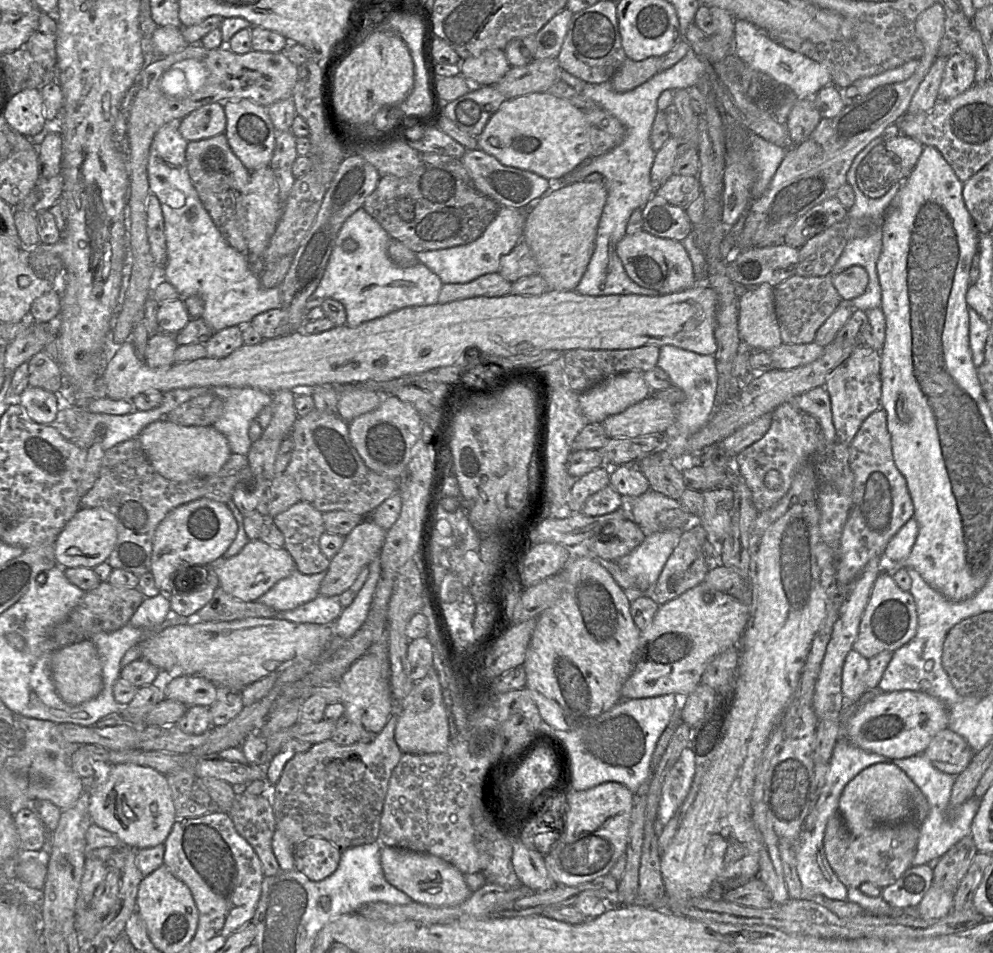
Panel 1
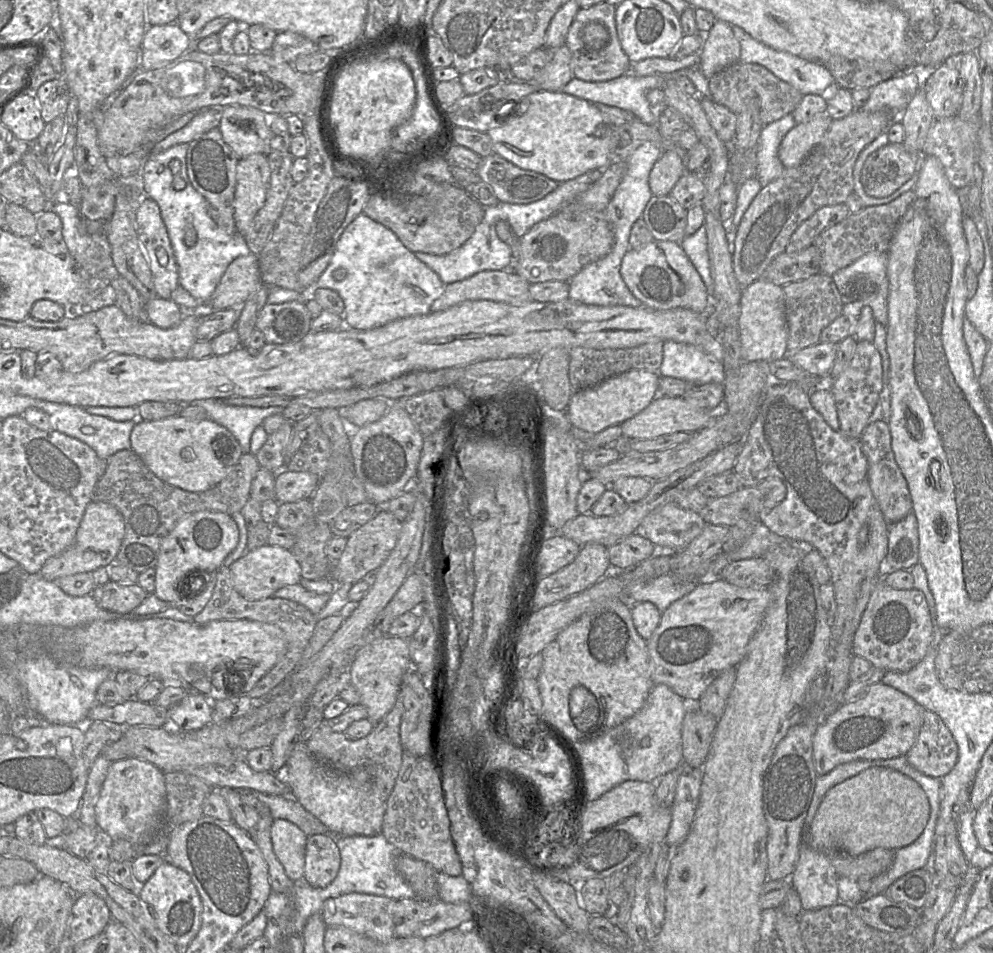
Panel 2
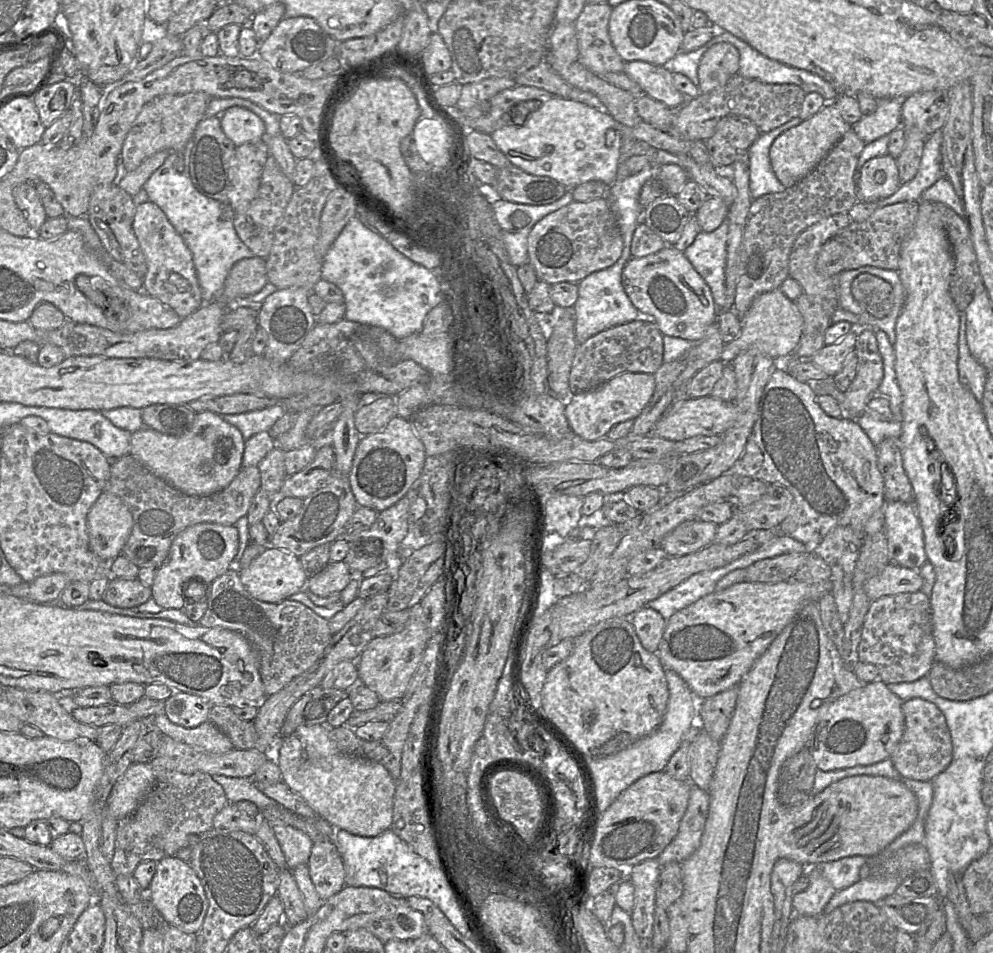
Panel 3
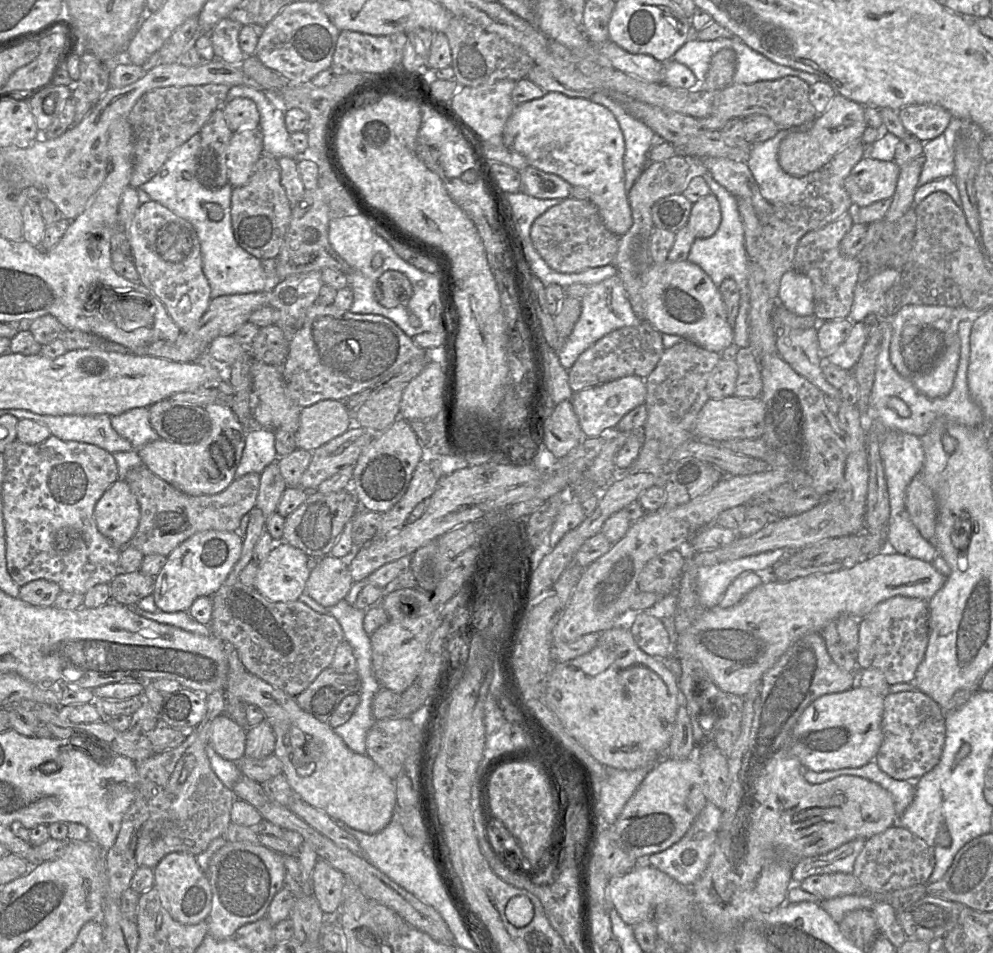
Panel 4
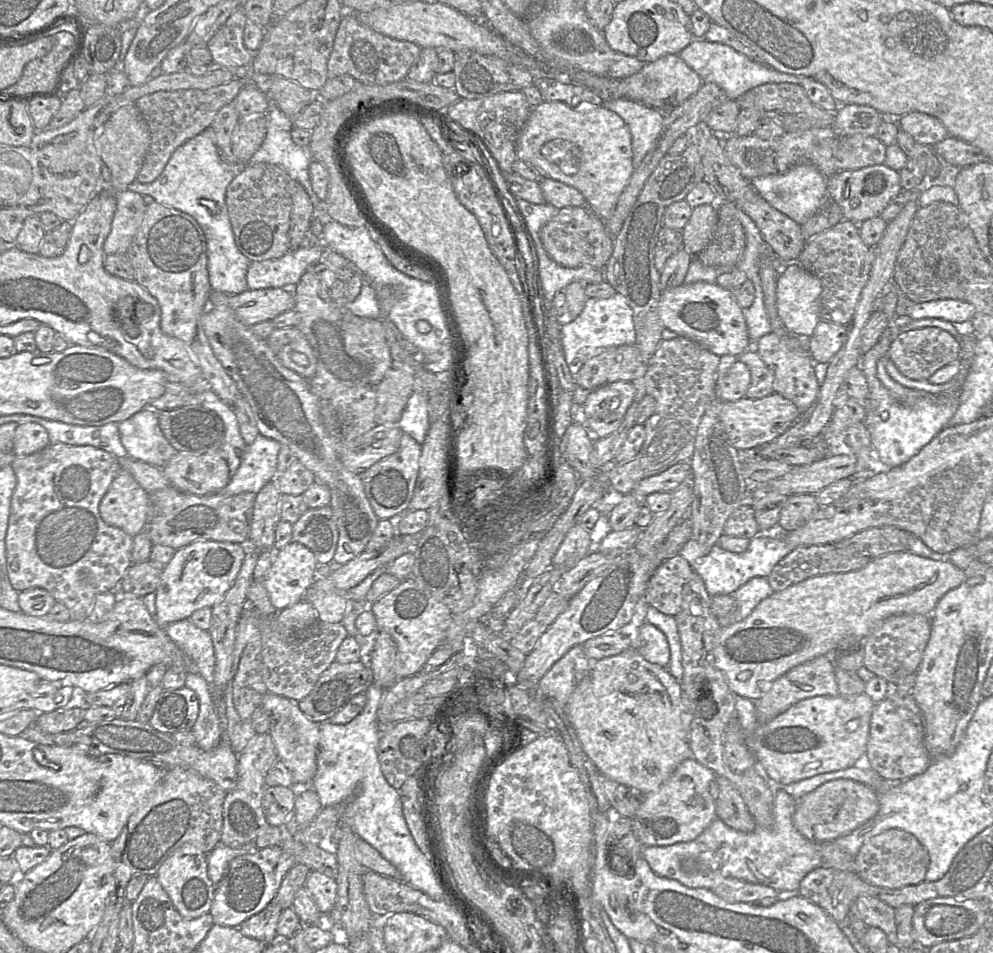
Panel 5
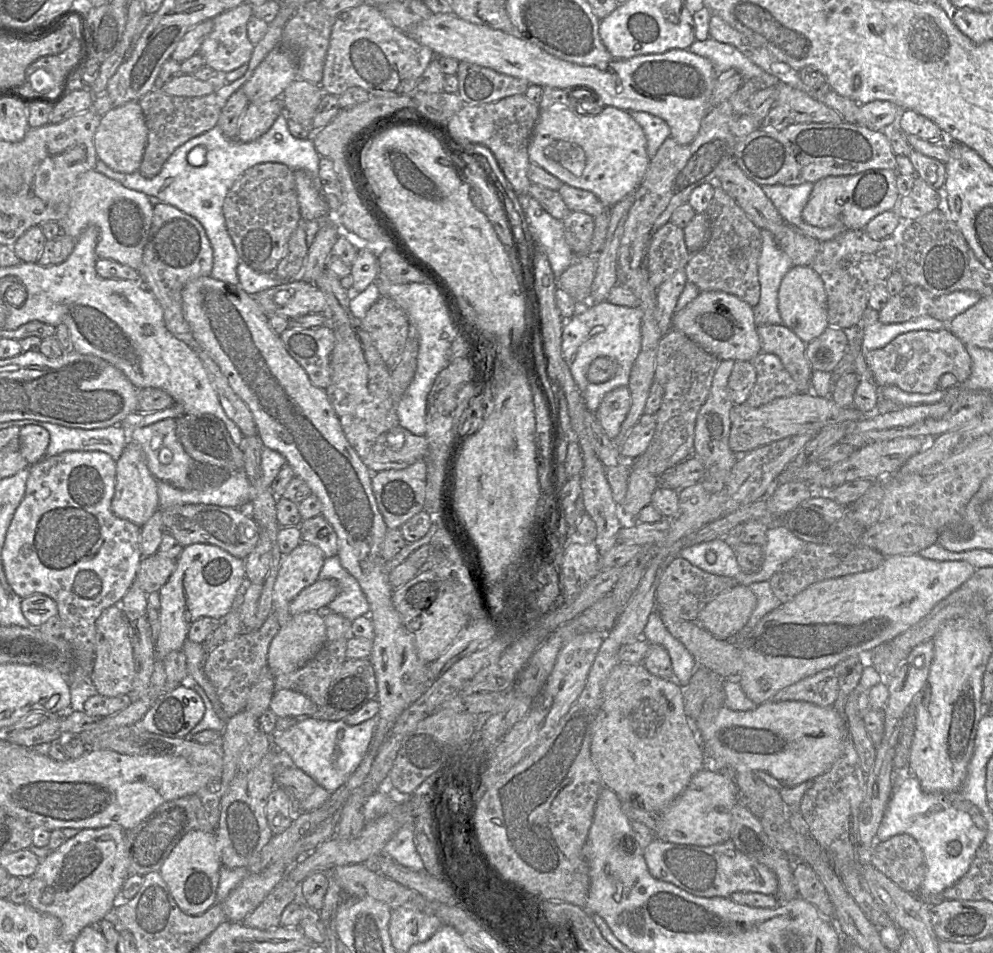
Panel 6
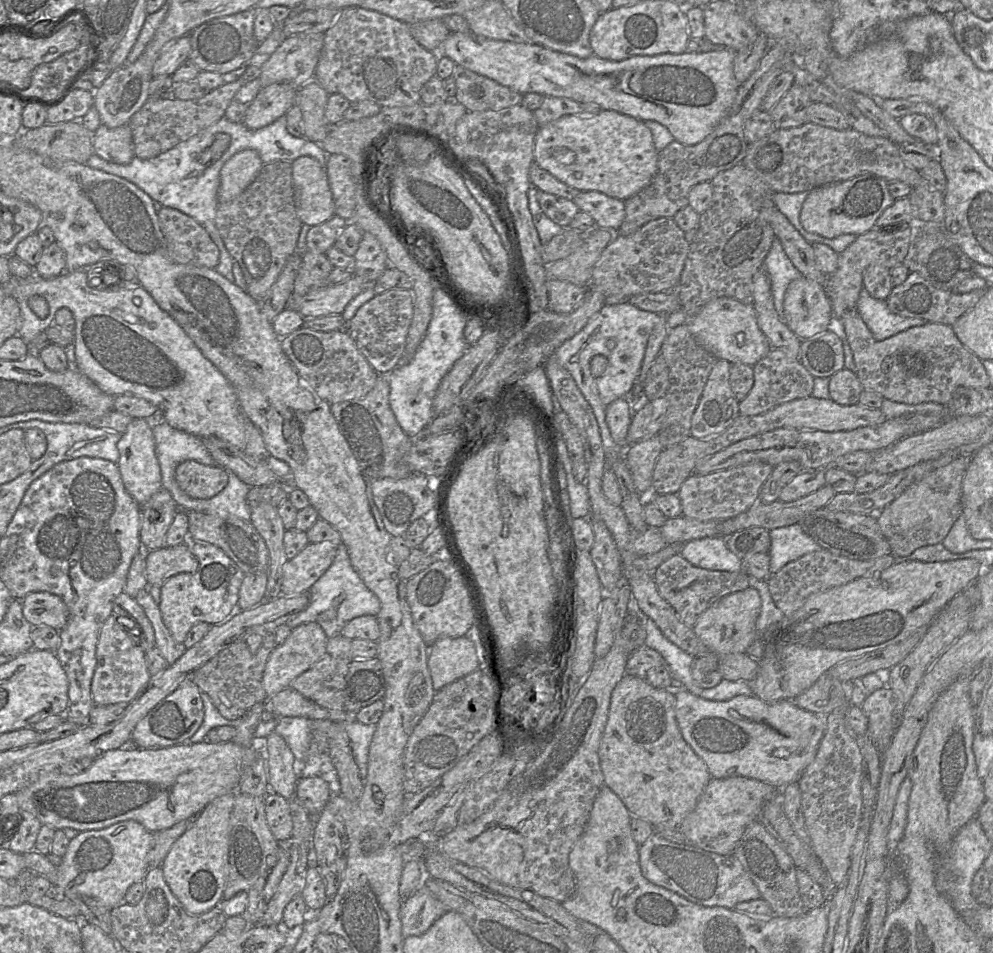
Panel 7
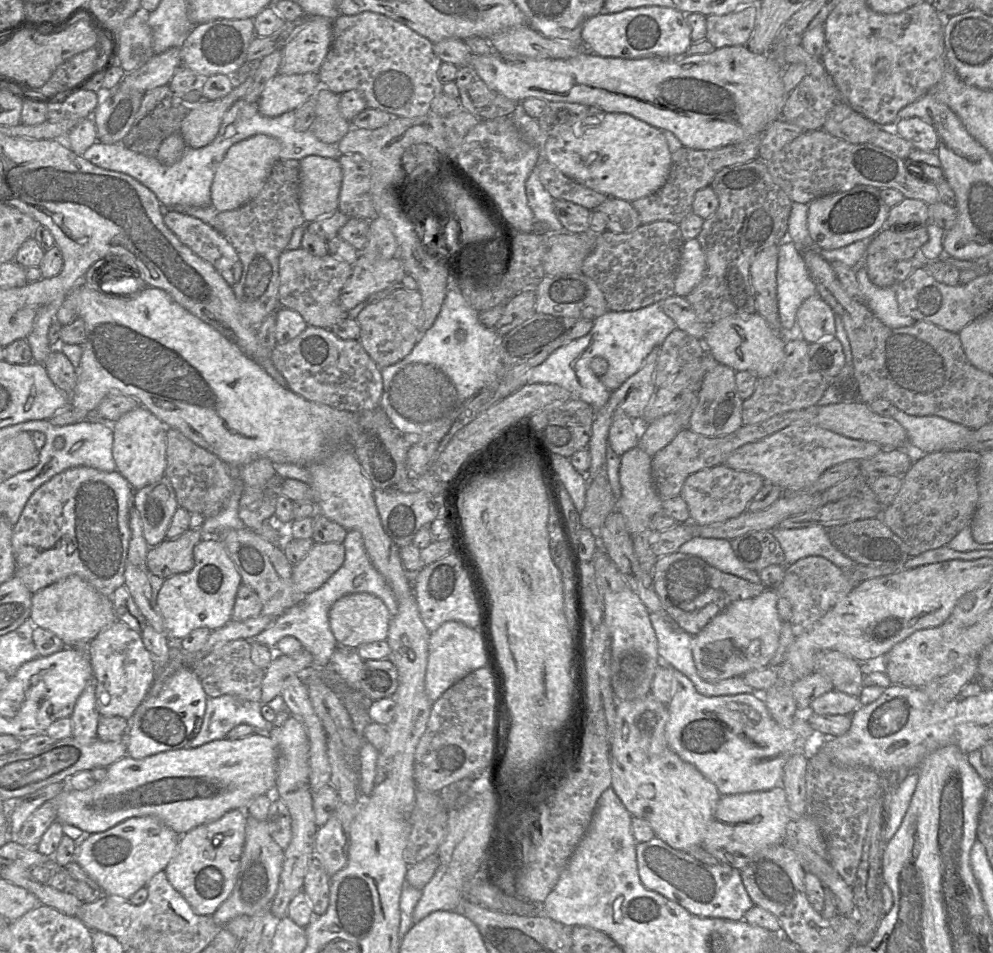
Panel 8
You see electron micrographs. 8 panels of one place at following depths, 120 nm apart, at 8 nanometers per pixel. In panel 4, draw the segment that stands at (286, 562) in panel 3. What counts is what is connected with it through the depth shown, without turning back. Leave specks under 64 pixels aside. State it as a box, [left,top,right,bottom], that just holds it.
[254,542,311,602]

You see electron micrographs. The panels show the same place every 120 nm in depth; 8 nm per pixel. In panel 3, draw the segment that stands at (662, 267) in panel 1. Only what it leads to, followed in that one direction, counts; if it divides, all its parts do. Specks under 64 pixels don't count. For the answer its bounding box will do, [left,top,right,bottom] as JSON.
[621,245,718,342]

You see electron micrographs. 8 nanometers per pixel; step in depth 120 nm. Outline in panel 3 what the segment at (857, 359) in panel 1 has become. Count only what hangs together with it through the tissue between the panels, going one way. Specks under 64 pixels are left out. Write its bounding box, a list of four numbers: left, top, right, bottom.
[841,328,884,420]

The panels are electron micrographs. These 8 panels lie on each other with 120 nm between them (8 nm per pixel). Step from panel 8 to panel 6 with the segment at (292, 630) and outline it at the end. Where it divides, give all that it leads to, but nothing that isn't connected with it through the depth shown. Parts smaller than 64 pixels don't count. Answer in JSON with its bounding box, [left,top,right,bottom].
[319,555,370,621]

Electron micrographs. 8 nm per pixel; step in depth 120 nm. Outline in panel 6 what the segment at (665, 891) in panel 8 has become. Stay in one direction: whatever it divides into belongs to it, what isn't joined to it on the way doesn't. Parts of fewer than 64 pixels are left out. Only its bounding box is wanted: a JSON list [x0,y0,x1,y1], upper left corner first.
[643,837,777,898]

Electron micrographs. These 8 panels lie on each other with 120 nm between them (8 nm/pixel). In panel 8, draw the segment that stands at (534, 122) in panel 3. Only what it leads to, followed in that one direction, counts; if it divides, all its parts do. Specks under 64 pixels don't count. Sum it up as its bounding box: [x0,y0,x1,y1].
[542,112,671,202]

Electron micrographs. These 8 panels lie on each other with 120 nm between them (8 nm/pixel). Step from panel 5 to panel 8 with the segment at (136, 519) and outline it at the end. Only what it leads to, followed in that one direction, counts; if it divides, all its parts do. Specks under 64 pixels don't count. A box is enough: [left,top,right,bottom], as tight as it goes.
[111,405,167,490]

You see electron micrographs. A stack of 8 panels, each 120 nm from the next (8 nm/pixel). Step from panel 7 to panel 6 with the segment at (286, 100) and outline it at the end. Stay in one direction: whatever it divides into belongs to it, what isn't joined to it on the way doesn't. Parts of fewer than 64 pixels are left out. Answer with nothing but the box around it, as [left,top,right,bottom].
[238,98,284,142]

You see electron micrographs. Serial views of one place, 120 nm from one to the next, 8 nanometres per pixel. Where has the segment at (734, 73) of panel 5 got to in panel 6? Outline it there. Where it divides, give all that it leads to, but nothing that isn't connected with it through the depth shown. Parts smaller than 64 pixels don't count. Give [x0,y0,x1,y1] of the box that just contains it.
[688,38,780,89]

